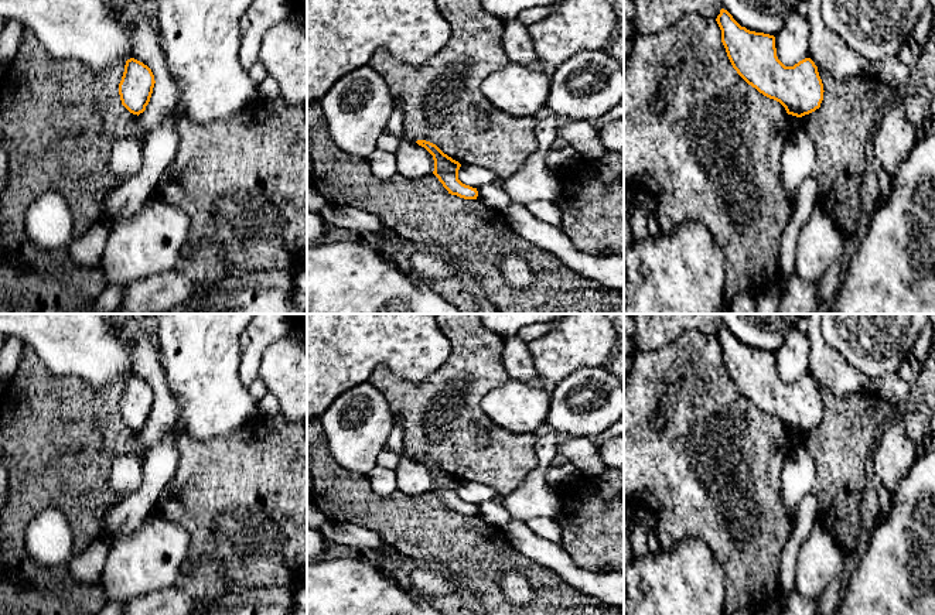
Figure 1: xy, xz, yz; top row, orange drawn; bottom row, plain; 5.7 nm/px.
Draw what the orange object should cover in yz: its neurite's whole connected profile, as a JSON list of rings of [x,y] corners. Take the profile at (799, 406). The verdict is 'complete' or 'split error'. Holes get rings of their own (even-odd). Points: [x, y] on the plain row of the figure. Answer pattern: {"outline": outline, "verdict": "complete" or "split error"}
{"outline": [[[724,325],[716,338],[733,385],[748,402],[779,418],[788,431],[796,434],[820,424],[825,407],[811,375],[785,383],[777,373],[774,352],[741,344]]], "verdict": "complete"}

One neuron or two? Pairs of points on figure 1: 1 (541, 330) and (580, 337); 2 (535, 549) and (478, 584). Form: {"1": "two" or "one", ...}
{"1": "two", "2": "two"}

